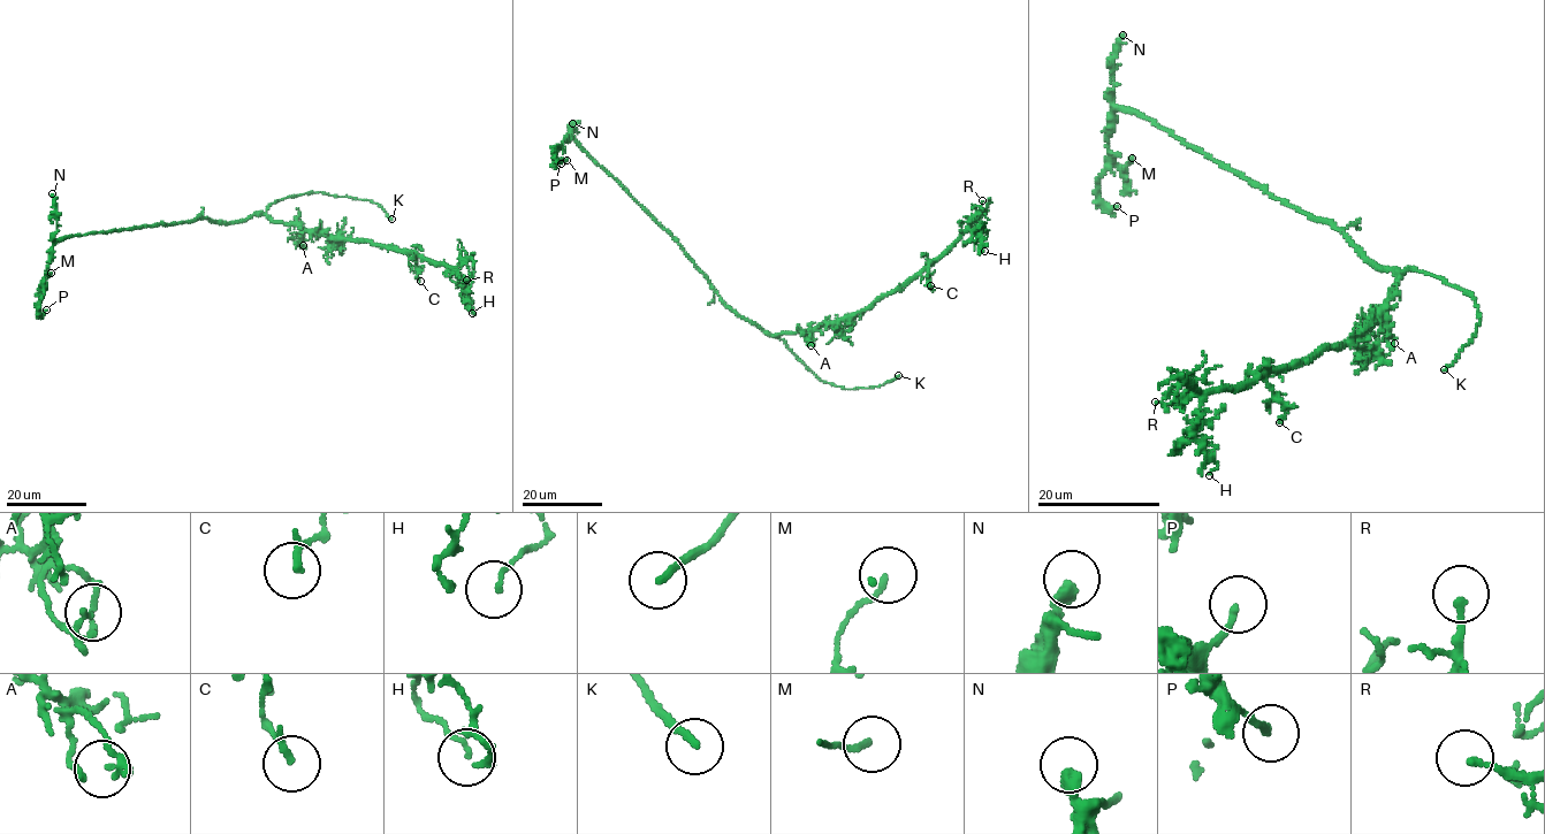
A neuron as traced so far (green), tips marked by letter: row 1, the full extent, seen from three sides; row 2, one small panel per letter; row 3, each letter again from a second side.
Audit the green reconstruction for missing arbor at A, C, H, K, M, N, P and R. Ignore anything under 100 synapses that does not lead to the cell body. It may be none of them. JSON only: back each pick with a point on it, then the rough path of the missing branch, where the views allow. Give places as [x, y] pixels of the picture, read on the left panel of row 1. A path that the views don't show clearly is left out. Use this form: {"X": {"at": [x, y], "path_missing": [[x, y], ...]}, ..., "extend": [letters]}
{"K": {"at": [392, 219], "path_missing": [[392, 219], [425, 234]]}, "extend": ["K"]}

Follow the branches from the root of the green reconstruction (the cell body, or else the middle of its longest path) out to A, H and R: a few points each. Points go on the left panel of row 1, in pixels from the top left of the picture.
A: (231, 222), (260, 214), (275, 221), (297, 222), (303, 229), (298, 243), (303, 245)
H: (231, 222), (268, 214), (330, 236), (420, 255), (450, 268), (467, 295), (466, 307), (472, 313)
R: (231, 222), (268, 214), (330, 236), (420, 255), (466, 280)

